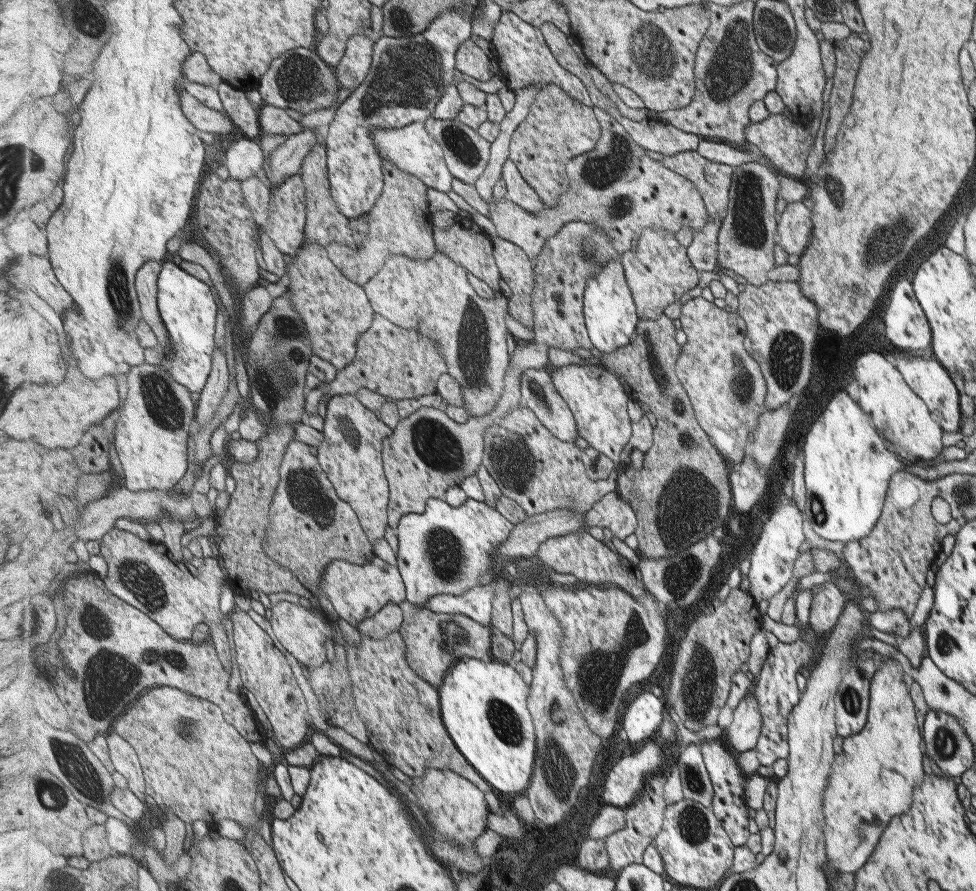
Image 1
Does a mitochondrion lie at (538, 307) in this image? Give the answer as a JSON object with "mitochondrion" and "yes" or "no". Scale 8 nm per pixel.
{"mitochondrion":"no"}

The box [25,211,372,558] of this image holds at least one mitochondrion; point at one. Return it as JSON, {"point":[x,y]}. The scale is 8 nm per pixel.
{"point":[163,404]}

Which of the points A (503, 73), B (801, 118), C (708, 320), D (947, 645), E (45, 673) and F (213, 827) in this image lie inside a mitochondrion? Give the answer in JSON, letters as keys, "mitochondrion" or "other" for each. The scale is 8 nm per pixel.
{"A":"other","B":"other","C":"other","D":"mitochondrion","E":"other","F":"other"}

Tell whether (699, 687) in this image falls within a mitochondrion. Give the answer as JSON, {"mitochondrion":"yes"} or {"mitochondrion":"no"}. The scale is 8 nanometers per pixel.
{"mitochondrion":"yes"}

